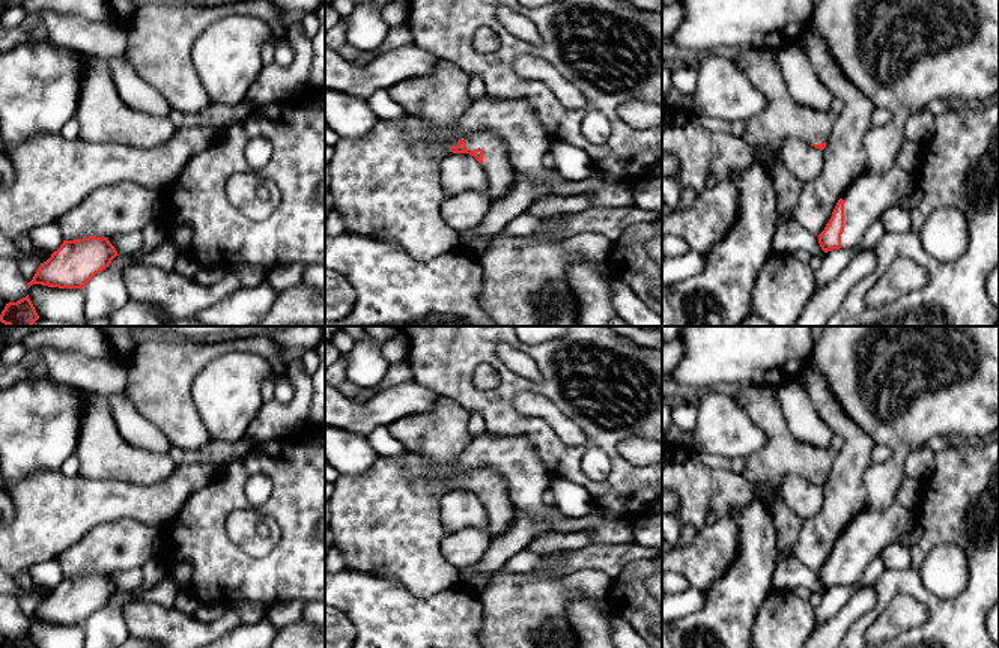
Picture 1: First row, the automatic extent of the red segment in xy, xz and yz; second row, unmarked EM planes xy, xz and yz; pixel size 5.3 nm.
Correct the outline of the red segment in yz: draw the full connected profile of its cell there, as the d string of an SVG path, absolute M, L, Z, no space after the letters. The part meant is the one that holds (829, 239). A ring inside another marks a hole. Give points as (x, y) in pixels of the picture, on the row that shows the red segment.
M894 164L886 173L874 173L870 167L846 189L838 200L829 223L818 235L818 244L824 253L840 248L855 248L870 226L882 213L912 192L912 176Z

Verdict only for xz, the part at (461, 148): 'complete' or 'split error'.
split error

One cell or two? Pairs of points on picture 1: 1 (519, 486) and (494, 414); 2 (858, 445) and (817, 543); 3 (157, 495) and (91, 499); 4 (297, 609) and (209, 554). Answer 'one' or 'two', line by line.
1: two
2: one
3: one
4: two

